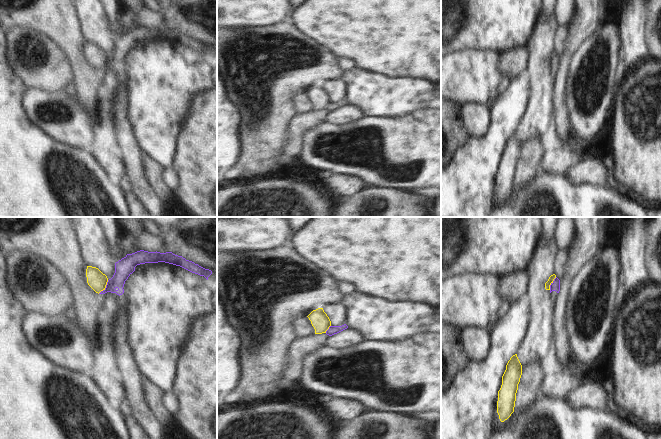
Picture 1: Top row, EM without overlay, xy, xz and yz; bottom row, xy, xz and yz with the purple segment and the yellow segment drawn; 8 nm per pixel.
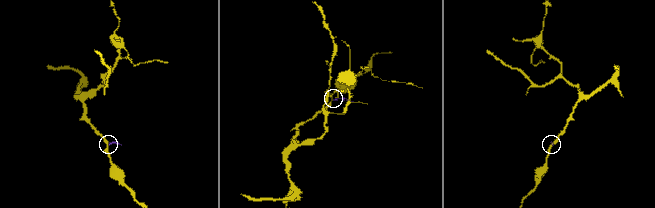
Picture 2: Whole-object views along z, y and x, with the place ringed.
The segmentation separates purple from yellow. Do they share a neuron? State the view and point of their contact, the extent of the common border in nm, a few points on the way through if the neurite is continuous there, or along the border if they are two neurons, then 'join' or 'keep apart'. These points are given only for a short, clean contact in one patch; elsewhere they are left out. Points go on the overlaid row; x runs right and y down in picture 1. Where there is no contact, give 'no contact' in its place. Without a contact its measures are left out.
contact xy (106, 287); length 140 nm; border xy (108, 280), (105, 287), (98, 293); keep apart

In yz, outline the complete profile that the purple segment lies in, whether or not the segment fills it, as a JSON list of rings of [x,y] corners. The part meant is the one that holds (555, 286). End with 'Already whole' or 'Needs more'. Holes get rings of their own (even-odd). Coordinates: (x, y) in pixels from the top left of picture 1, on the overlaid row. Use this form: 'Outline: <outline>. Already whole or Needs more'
Outline: [[[556,277],[550,285],[550,300],[555,306],[560,291],[560,280]]]. Needs more.

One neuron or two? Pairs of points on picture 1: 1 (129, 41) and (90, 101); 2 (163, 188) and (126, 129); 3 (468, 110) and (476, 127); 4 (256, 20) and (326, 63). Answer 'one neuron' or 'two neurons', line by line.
1: one neuron
2: two neurons
3: one neuron
4: two neurons

